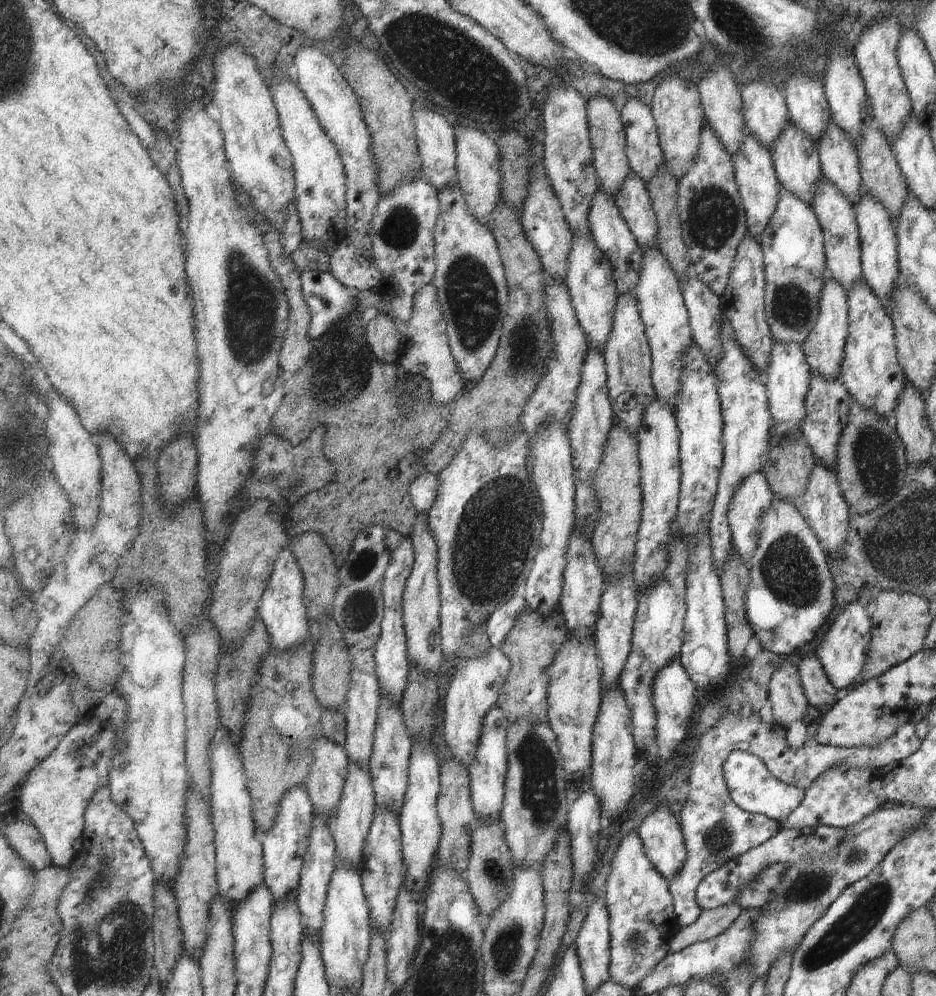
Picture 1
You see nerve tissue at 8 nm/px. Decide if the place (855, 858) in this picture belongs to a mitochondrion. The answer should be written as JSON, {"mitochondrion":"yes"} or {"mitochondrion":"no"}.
{"mitochondrion":"yes"}

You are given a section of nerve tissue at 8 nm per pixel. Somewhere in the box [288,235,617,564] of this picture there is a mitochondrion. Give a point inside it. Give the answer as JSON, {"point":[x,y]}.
{"point":[473,299]}

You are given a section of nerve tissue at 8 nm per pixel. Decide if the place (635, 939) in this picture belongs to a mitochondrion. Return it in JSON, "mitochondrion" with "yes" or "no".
{"mitochondrion":"yes"}

